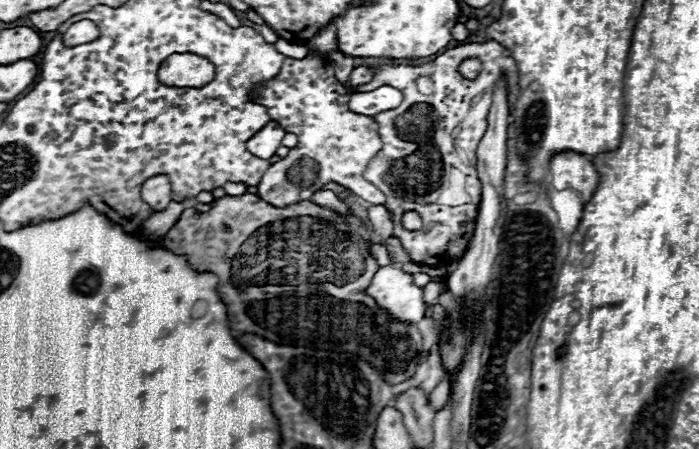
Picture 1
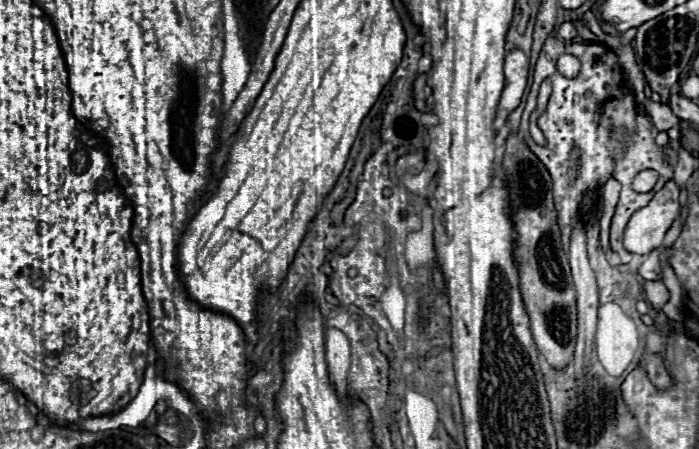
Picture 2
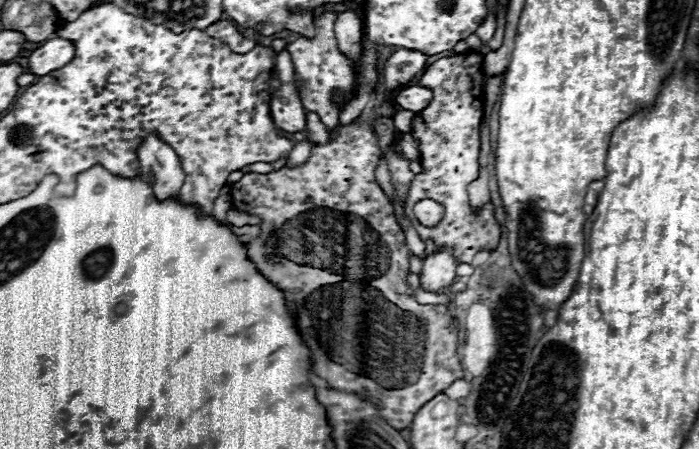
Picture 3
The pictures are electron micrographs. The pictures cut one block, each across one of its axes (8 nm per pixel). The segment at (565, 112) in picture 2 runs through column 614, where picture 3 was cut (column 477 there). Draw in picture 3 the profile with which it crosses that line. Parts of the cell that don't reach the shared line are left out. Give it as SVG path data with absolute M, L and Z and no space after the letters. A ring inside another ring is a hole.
M464 52L452 58L440 58L434 64L430 64L424 74L416 80L418 86L426 86L434 90L434 98L430 102L430 106L422 112L418 112L412 120L412 134L420 140L420 152L422 152L422 166L424 172L416 174L412 188L410 188L410 196L408 202L404 206L406 216L410 218L412 226L416 228L416 232L420 234L422 240L432 238L436 246L454 246L456 256L460 262L470 264L472 258L480 252L480 250L488 250L492 252L498 242L500 242L500 224L494 216L494 208L482 208L480 212L472 212L470 208L470 198L466 192L466 186L470 182L474 182L480 174L480 164L478 164L478 154L480 154L480 122L482 122L482 114L484 114L484 88L482 88L482 78L484 78L484 66L482 66L482 56L476 52ZM430 198L438 204L444 206L444 218L436 224L436 226L422 226L412 208L416 202Z

